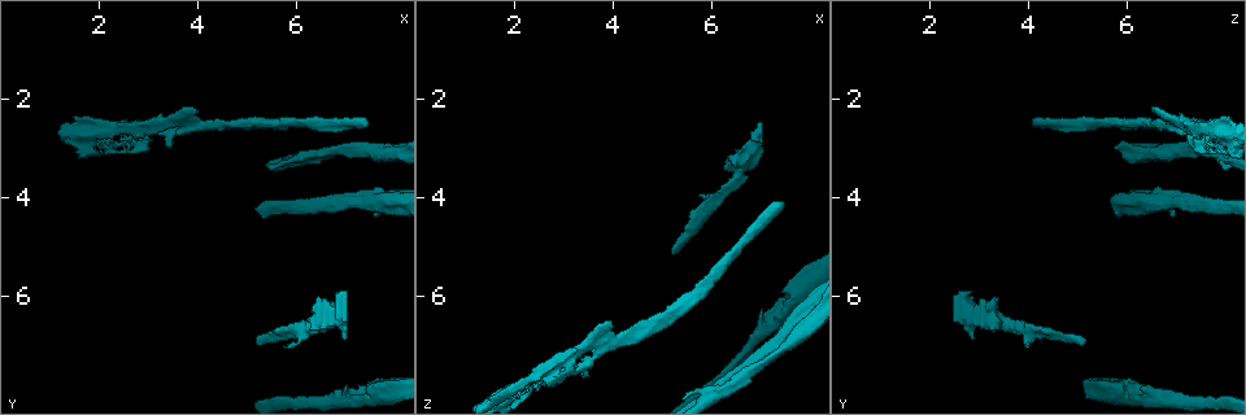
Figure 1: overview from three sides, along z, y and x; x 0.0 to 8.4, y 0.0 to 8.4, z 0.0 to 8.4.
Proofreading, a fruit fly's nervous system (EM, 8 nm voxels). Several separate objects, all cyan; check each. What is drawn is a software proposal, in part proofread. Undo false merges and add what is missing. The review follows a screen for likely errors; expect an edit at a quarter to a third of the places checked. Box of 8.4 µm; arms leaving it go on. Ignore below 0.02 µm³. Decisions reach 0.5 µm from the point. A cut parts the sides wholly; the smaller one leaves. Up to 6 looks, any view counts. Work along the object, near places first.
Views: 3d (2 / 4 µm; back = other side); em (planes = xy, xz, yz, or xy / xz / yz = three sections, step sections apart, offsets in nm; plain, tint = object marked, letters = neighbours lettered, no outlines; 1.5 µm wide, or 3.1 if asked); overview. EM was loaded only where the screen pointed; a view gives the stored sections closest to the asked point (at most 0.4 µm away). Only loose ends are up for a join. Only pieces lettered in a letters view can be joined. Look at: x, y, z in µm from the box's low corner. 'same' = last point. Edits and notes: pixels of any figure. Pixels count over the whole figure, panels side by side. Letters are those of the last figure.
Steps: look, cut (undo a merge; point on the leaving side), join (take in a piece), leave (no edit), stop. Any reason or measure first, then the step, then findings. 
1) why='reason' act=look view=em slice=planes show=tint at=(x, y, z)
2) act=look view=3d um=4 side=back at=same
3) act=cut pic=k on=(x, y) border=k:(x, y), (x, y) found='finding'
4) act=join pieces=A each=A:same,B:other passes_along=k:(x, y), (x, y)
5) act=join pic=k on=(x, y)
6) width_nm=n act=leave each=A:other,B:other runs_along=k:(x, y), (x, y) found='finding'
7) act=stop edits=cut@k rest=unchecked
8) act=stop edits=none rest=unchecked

why='tapers out' act=look view=em slice=planes show=letters at=(5.20, 6.90, 5.20)

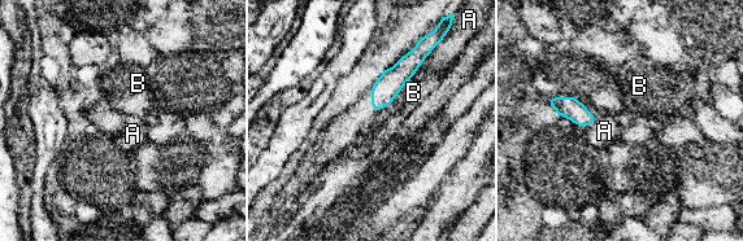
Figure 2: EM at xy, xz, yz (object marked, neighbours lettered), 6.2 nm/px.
act=leave each=A:other,B:other border=2:(431, 51), (409, 79) found='no lettered piece goes on from it'

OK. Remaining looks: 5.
why='branch stops here' act=look view=3d um=2 side=back at=(7.00, 6.85, 2.95)

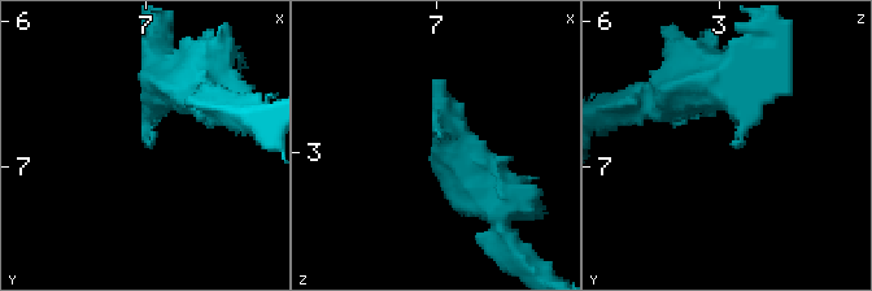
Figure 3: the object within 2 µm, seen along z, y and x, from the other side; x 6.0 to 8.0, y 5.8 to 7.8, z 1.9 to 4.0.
act=look view=em slice=planes show=tint at=(7.00, 6.86, 2.90)

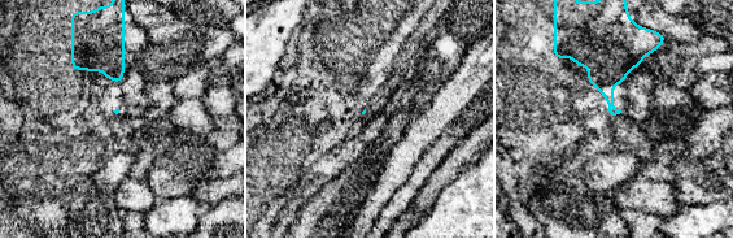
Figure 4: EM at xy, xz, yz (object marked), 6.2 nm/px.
act=look view=em slice=planes show=letters at=same

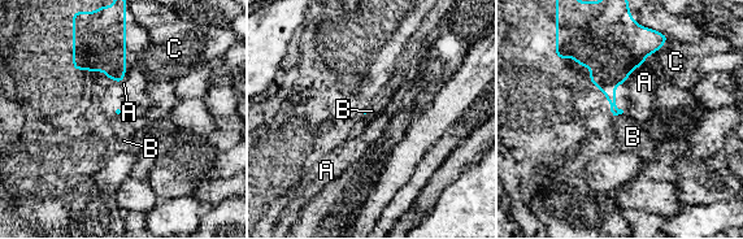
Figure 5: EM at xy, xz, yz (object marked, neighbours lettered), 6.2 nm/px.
act=leave each=A:other,B:other,C:other border=5:(621, 113), (613, 116) found='no lettered piece goes on from it'

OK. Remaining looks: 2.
act=stop edits=none rest=unchecked

